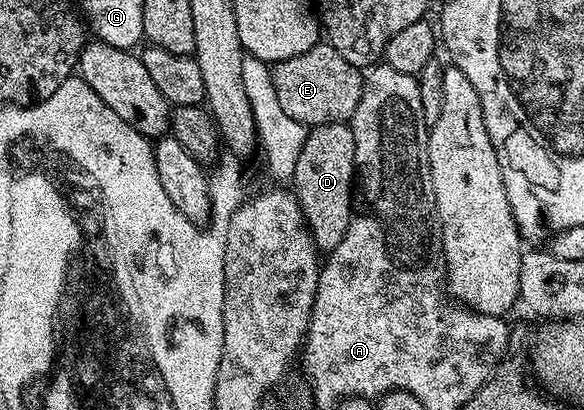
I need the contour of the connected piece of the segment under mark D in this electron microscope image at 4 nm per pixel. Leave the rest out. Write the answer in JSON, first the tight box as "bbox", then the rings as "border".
{"bbox":[290,123,356,253],"border":[[[347,123],[313,127],[302,146],[302,154],[298,154],[298,166],[294,166],[290,188],[302,206],[312,241],[321,253],[333,252],[350,226],[356,175],[356,147],[351,127]]]}

